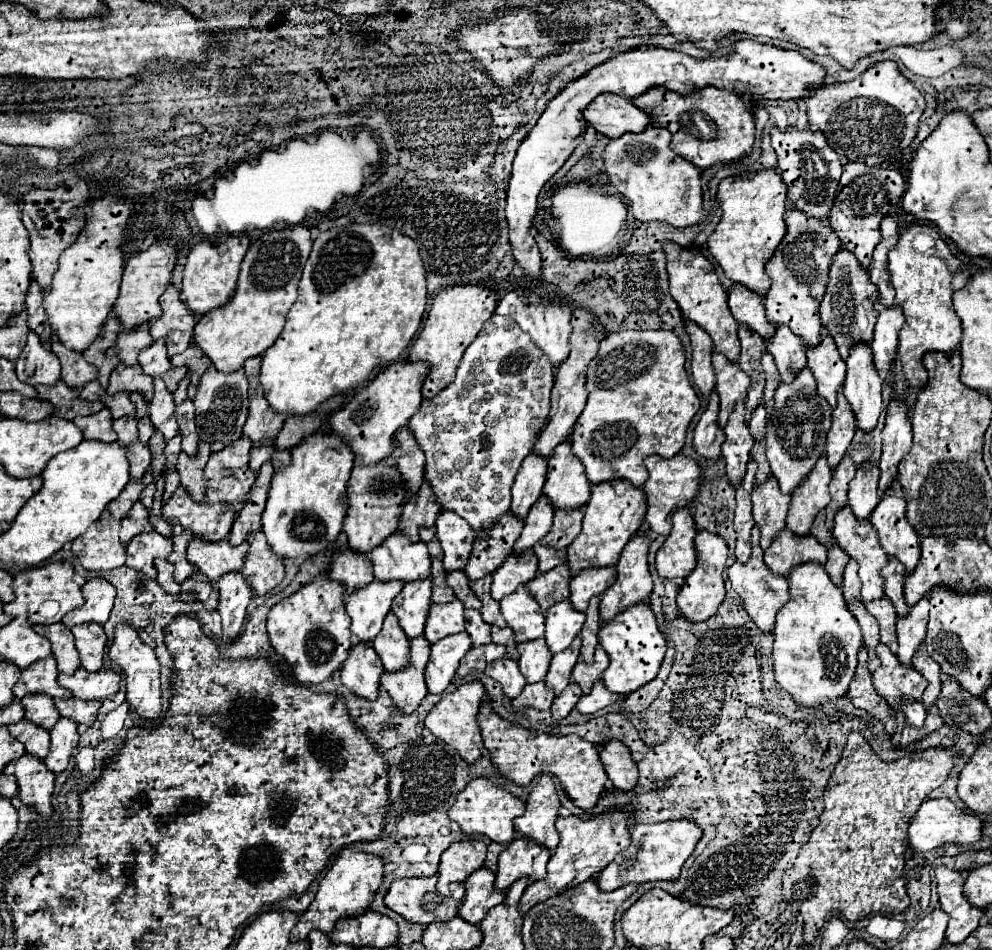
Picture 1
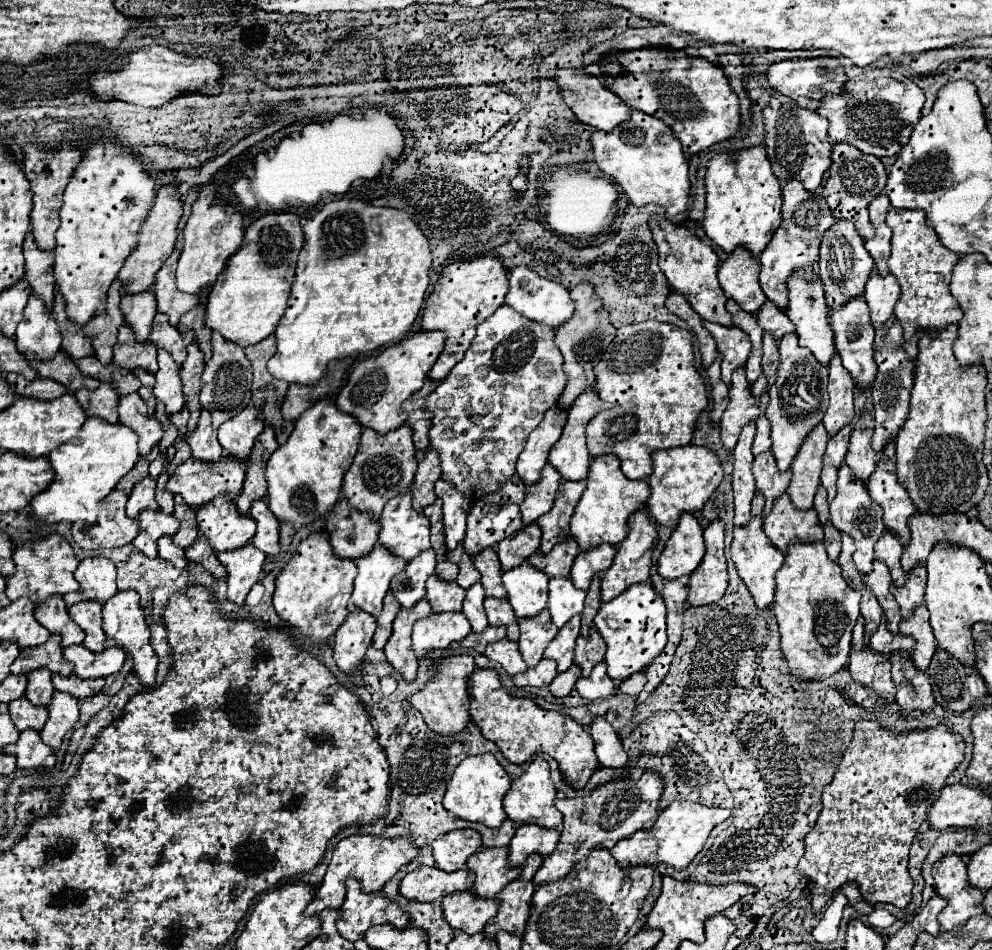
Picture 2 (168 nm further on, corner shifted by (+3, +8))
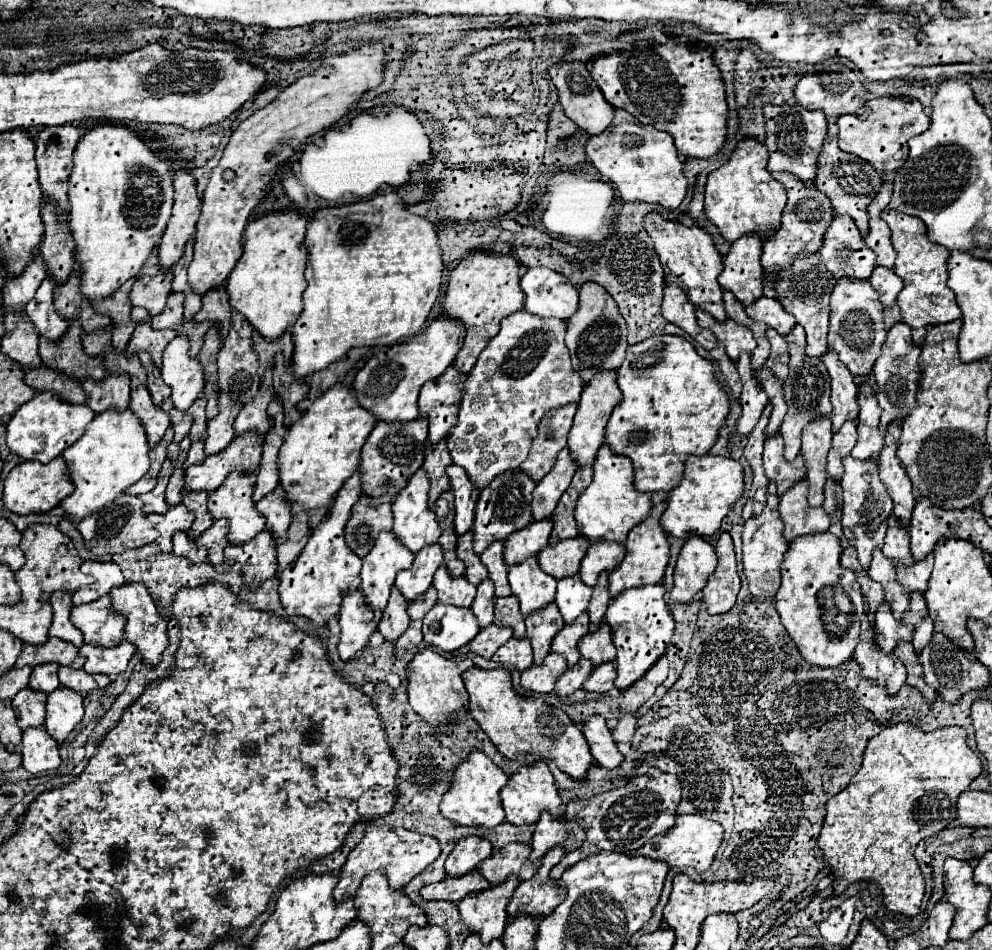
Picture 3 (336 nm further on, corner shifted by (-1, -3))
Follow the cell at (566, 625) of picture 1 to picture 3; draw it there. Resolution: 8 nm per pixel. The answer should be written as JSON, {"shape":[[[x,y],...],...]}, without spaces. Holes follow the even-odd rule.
{"shape":[[[579,574],[565,576],[559,580],[555,602],[567,624],[571,624],[581,612],[587,610],[589,598],[591,598],[591,588],[587,584],[583,584]]]}

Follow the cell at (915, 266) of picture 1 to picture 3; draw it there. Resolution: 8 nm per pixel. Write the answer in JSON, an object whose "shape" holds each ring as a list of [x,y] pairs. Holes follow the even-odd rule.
{"shape":[[[885,208],[881,212],[881,218],[889,224],[891,228],[891,242],[897,252],[895,260],[895,274],[903,278],[905,286],[897,296],[897,304],[901,308],[903,322],[909,324],[913,330],[925,328],[925,326],[937,326],[937,324],[947,324],[957,318],[961,318],[961,310],[955,304],[955,294],[947,286],[947,258],[949,250],[941,244],[933,244],[927,238],[927,228],[923,220],[901,214],[897,210]]]}

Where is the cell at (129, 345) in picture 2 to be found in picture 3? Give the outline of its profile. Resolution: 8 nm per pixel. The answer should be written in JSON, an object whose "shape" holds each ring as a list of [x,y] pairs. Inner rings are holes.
{"shape":[[[135,308],[133,312],[133,318],[139,320],[137,322],[137,328],[129,340],[129,346],[127,346],[127,356],[131,354],[137,354],[137,352],[149,352],[153,356],[153,362],[161,368],[161,356],[163,356],[163,350],[165,346],[177,336],[177,332],[173,330],[153,330],[151,328],[151,316],[149,312],[145,312],[145,308]]]}

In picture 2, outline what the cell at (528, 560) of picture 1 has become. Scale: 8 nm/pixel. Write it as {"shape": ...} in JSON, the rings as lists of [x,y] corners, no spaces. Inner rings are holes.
{"shape":[[[537,523],[523,527],[513,537],[503,539],[497,549],[497,555],[501,561],[501,571],[515,569],[523,561],[527,561],[533,553],[539,551],[539,543],[541,543],[541,531],[539,531]]]}

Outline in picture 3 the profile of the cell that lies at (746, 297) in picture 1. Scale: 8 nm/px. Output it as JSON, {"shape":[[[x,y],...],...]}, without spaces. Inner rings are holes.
{"shape":[[[741,236],[723,256],[725,268],[719,274],[719,284],[733,292],[743,306],[753,304],[763,294],[761,246],[761,236]]]}

